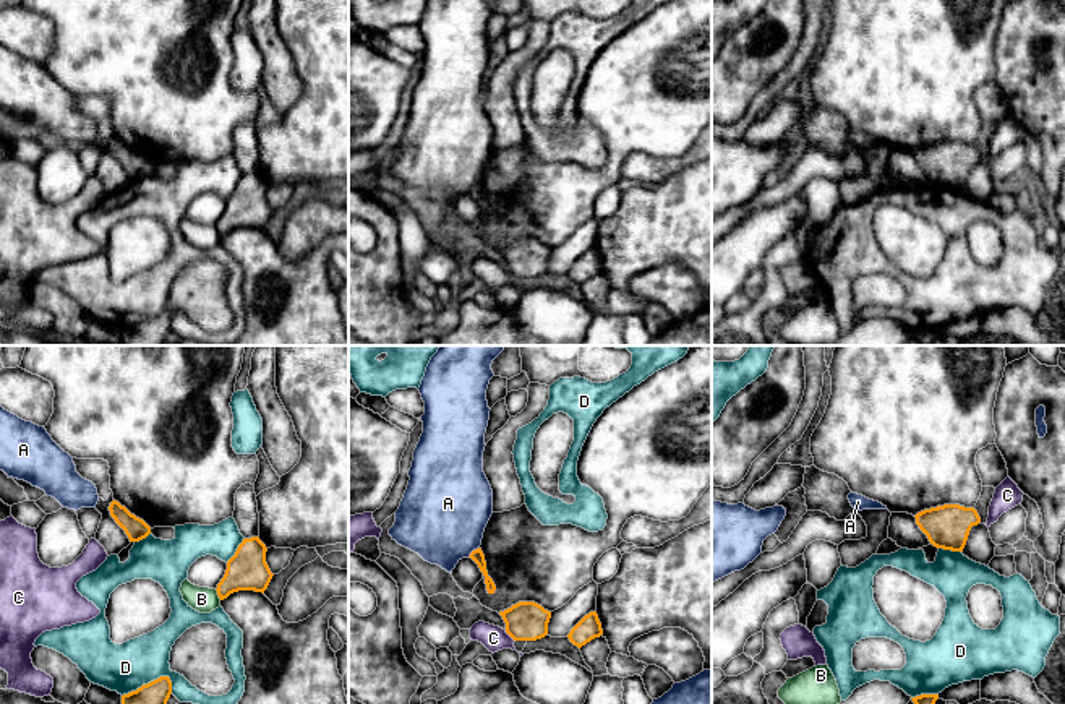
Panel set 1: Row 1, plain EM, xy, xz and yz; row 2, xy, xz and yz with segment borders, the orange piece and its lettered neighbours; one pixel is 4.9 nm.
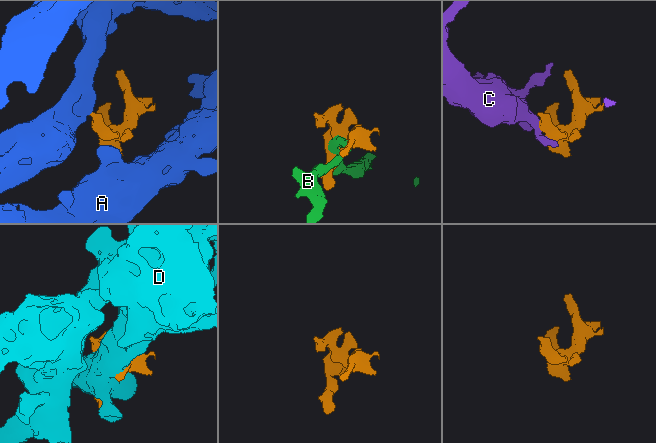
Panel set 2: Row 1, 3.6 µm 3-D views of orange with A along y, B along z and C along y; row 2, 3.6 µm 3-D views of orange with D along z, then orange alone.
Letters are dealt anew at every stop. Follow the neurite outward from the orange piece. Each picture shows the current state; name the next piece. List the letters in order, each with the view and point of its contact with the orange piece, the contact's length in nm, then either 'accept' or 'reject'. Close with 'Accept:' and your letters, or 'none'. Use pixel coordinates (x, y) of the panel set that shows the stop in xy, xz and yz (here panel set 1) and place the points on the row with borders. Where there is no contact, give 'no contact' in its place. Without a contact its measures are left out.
A: contact xz (472, 552); length 80 nm; reject
B: contact xy (218, 594); length 70 nm; reject
C: contact xz (509, 635); length 80 nm; reject
D: contact xy (237, 550); length 160 nm; reject
Accept: none

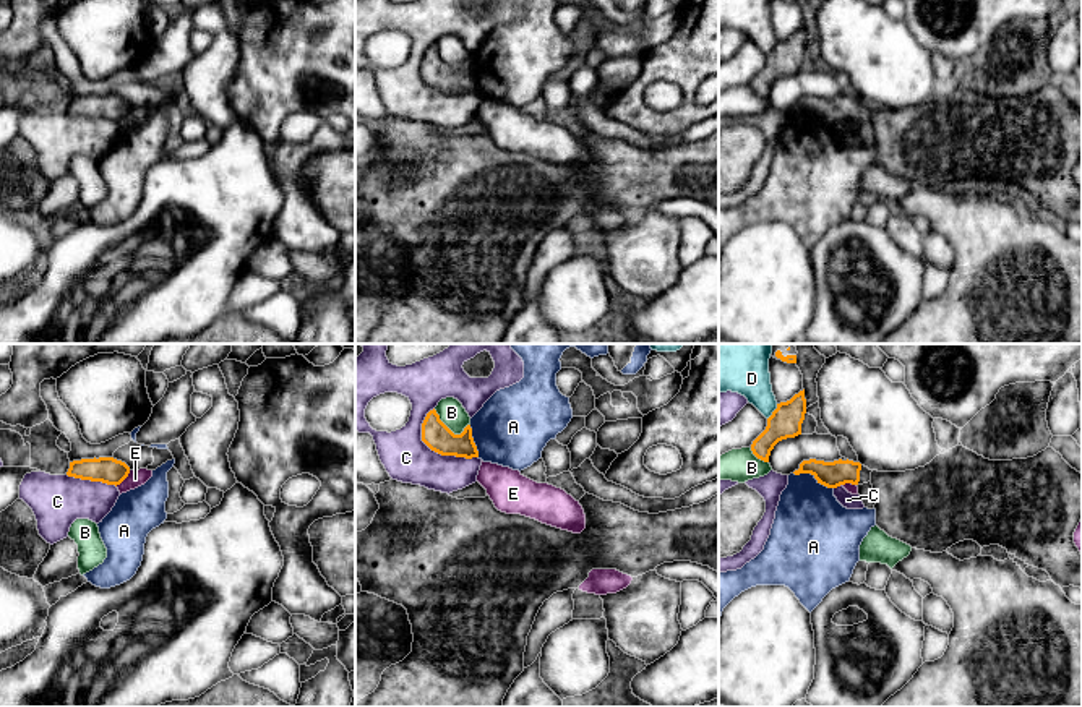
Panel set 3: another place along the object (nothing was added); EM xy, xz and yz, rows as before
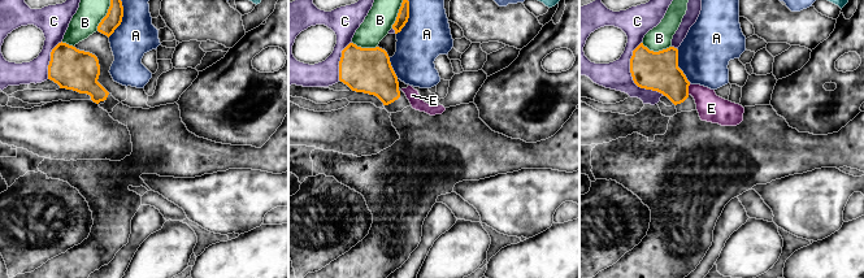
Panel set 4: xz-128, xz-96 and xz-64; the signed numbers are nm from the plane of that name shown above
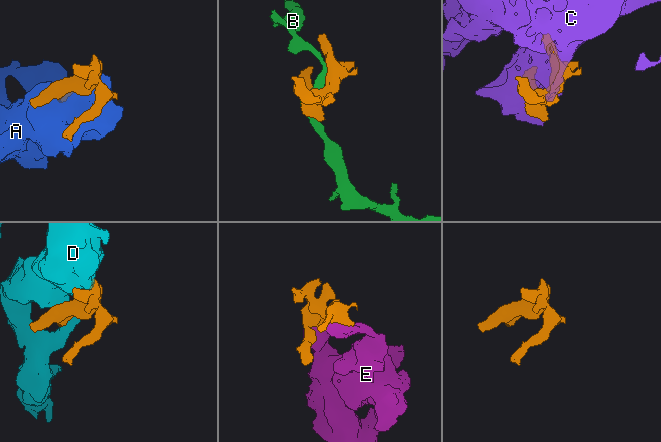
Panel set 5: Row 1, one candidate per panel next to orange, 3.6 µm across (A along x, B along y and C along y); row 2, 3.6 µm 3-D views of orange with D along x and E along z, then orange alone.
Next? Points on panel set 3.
A: contact yz (813, 474); length 220 nm; reject
B: contact xz (448, 428); length 200 nm; reject
C: contact xz (437, 451); length 340 nm; reject
D: contact yz (772, 412); length 90 nm; reject
E: contact xy (124, 479); length 110 nm; reject
Accept: none

